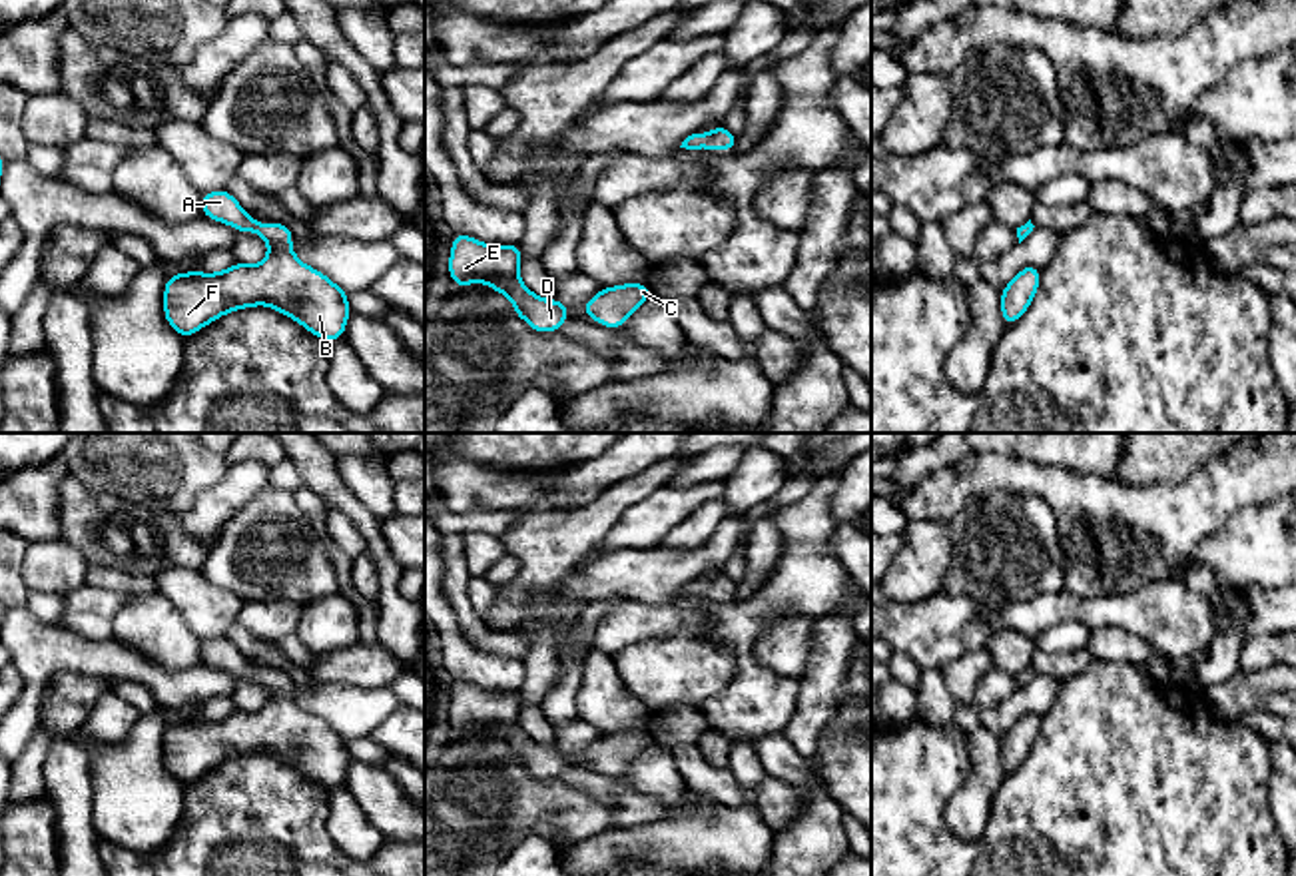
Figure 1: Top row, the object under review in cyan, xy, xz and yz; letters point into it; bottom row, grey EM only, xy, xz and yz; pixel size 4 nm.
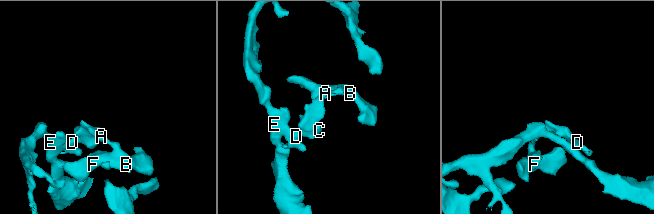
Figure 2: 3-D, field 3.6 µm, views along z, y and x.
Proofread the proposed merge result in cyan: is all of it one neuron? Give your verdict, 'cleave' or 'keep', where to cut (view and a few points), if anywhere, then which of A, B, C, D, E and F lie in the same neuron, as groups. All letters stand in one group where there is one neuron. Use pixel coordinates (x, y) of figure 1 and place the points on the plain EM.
keep; cut none; groups A B C D E F

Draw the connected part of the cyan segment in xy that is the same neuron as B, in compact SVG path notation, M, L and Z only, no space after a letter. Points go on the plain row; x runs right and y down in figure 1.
M227 637L201 641L201 662L239 680L255 678L269 692L269 700L261 710L235 708L217 720L171 720L163 734L163 764L181 786L225 760L253 752L289 762L327 790L345 782L351 762L347 736L291 698L289 670L259 670Z

